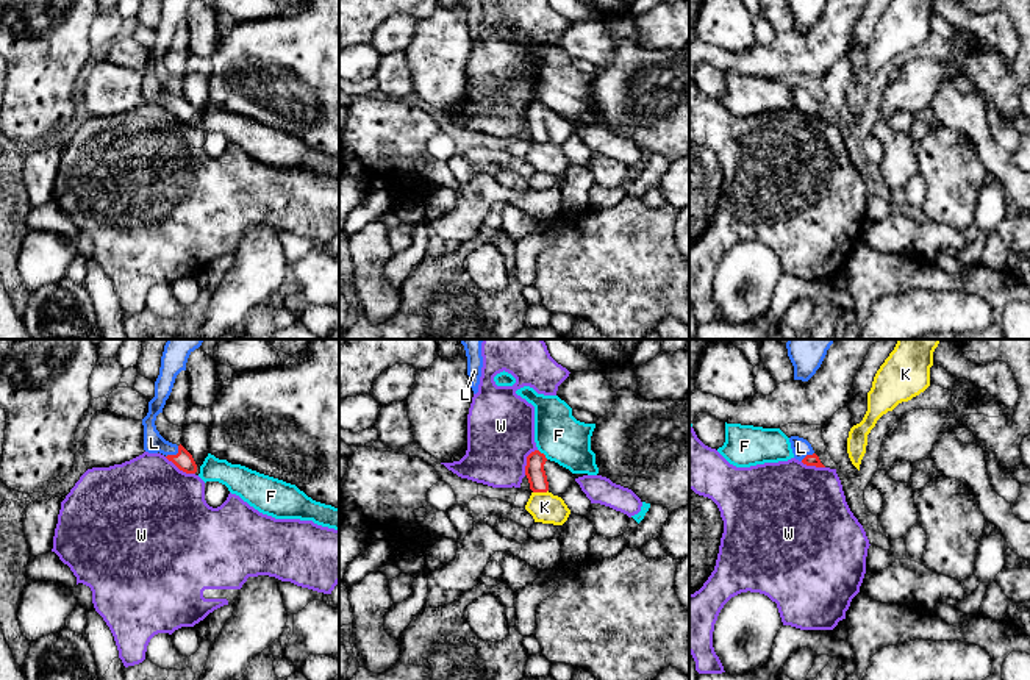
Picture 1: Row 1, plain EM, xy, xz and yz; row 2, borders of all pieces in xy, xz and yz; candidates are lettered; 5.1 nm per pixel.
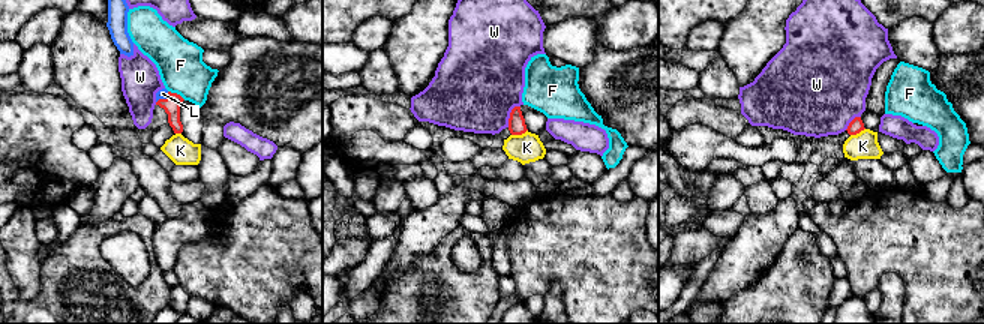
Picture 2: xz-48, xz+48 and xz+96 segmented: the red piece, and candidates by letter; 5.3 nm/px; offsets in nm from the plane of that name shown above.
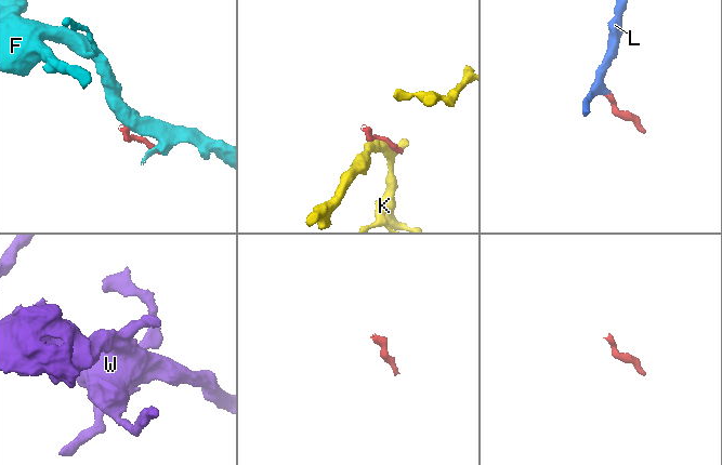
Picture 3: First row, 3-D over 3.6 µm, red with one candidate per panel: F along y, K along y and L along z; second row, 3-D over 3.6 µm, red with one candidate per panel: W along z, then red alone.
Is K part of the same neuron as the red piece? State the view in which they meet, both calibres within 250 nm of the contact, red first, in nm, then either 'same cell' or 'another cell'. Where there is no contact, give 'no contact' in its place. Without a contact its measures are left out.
xz | 100/160 nm | another cell

